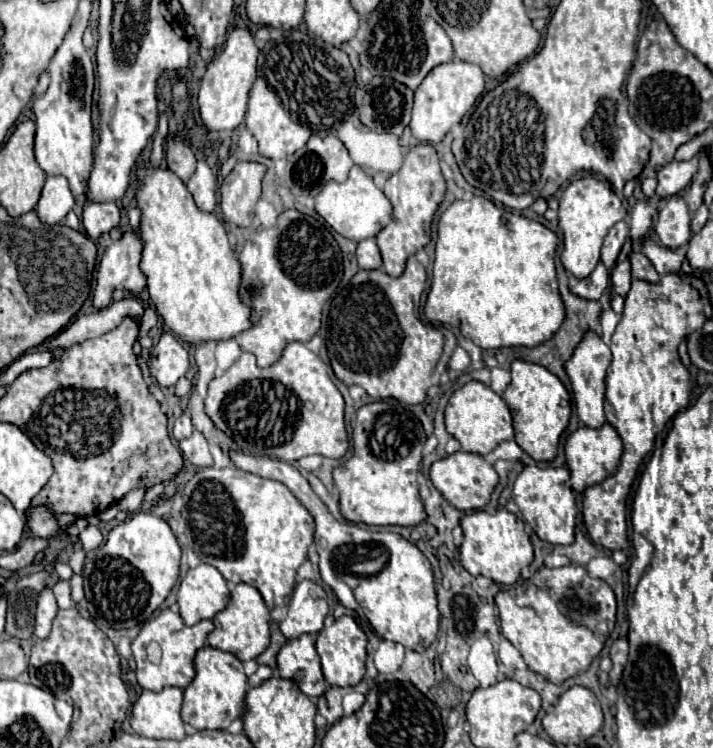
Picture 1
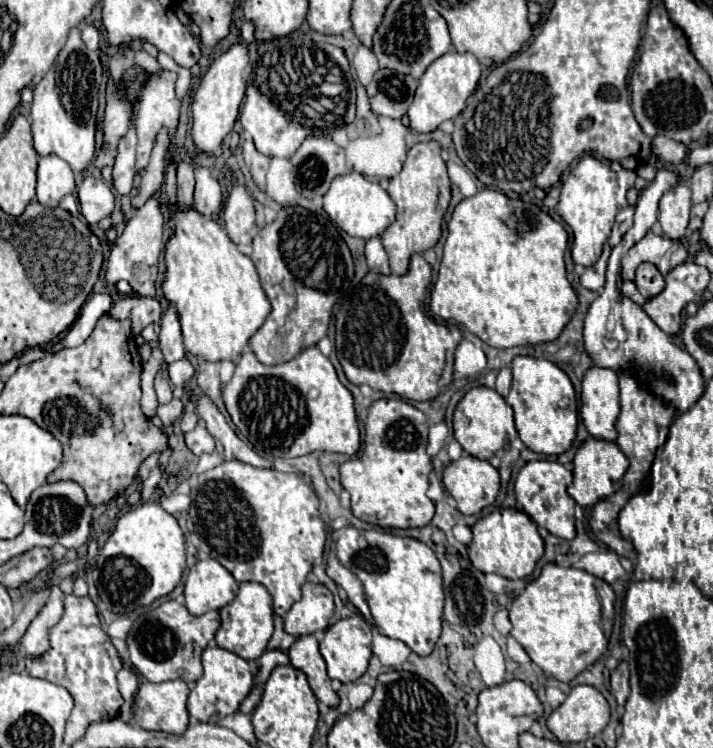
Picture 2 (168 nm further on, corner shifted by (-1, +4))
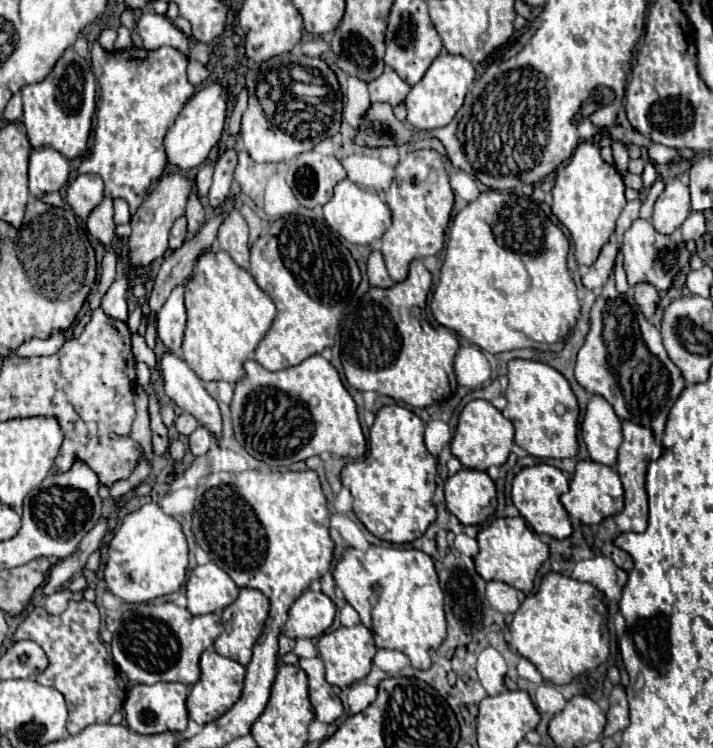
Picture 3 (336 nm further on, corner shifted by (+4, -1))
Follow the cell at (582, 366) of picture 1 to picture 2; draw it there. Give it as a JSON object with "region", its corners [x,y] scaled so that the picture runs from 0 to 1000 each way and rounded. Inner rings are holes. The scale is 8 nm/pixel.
{"region":[[[830,489],[816,511],[816,545],[813,556],[825,580],[836,588],[864,591],[867,540],[867,503],[850,492]]]}

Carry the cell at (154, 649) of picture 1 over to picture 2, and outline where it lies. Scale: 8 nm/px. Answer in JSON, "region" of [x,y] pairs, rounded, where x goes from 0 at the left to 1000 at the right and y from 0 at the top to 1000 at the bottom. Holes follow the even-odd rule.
{"region":[[[233,802],[222,813],[208,816],[185,832],[177,853],[182,872],[182,885],[210,912],[233,912],[252,906],[252,896],[269,904],[269,912],[283,904],[283,869],[300,856],[300,845],[309,837],[306,818],[289,818],[283,824],[269,824],[258,807],[247,802]]]}

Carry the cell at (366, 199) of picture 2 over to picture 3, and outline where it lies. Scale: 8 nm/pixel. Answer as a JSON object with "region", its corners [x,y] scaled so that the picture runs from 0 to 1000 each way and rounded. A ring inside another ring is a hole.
{"region":[[[484,239],[475,247],[470,247],[467,263],[461,271],[453,274],[456,293],[467,309],[473,309],[478,317],[484,317],[489,325],[498,328],[518,328],[537,317],[537,311],[548,303],[548,282],[540,269],[523,255],[512,255],[501,250],[495,242]]]}

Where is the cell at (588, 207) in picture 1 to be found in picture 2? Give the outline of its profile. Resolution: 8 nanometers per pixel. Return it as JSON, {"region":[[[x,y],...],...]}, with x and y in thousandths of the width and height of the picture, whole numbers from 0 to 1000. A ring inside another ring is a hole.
{"region":[[[830,206],[816,209],[813,217],[802,225],[791,246],[787,246],[780,283],[805,307],[802,345],[808,353],[816,353],[816,356],[836,353],[836,348],[842,345],[844,329],[856,316],[864,283],[881,275],[878,257],[886,251],[889,241],[892,241],[892,230],[886,227],[861,230],[853,214],[842,214]]]}

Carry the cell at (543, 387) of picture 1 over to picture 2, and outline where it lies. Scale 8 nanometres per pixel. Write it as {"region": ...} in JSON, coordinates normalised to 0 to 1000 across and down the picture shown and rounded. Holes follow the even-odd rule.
{"region":[[[724,476],[718,481],[718,503],[721,508],[715,527],[710,529],[710,537],[721,548],[721,564],[729,588],[743,602],[766,610],[783,610],[799,602],[811,572],[811,553],[808,553],[811,545],[808,545],[808,524],[794,497],[785,495],[771,481]]]}

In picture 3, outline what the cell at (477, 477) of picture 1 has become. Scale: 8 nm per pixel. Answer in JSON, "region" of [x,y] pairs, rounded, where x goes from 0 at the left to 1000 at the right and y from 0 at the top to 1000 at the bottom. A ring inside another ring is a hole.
{"region":[[[649,624],[624,640],[624,670],[649,702],[672,702],[694,683],[694,646],[680,630]]]}

